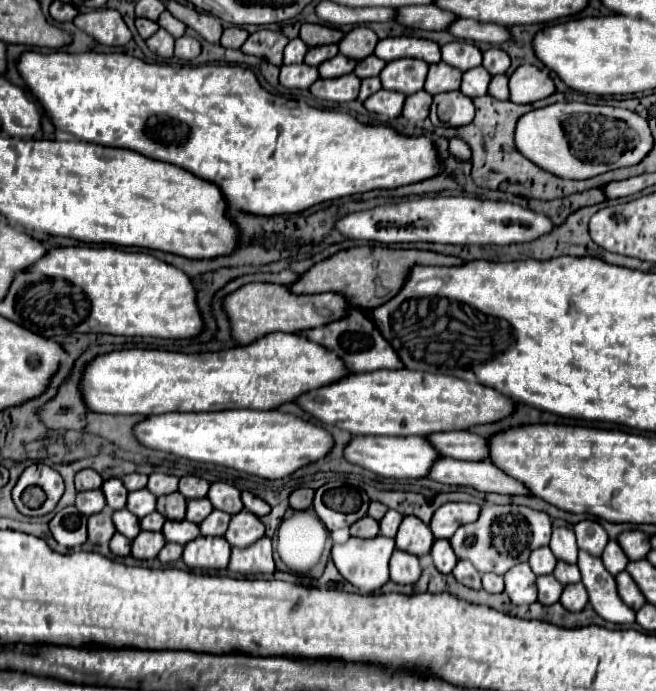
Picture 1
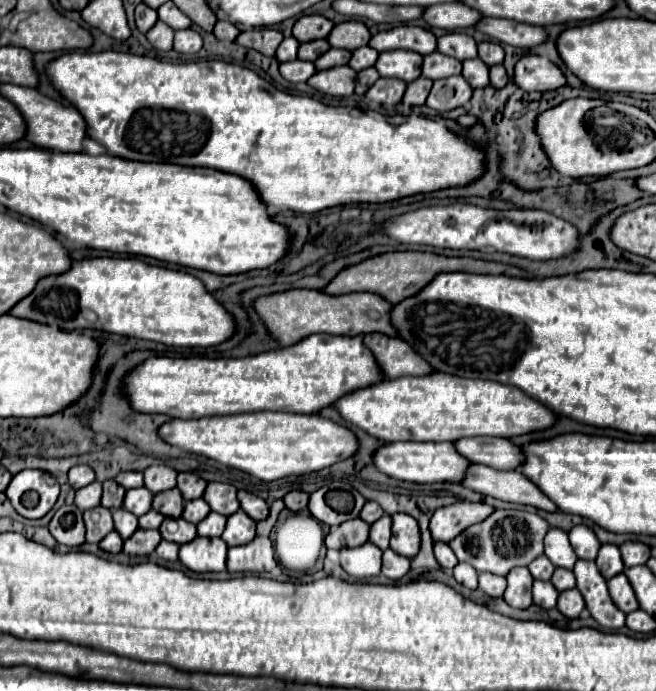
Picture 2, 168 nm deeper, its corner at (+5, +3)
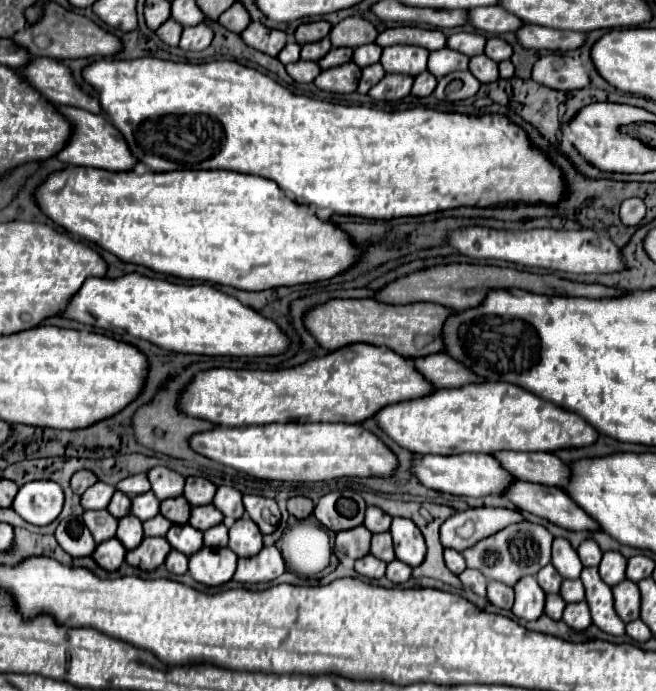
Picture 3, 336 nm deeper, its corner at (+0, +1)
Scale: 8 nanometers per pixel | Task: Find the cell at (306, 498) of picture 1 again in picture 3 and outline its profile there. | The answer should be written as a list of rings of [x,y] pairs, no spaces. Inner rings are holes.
[[[292,497],[288,501],[288,513],[294,515],[296,519],[306,519],[314,509],[314,503],[306,497]]]

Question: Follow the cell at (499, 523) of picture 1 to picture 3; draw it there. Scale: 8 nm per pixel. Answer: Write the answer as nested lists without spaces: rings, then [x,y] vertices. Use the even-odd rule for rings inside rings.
[[[520,521],[516,525],[508,525],[502,531],[480,539],[476,545],[468,547],[462,551],[466,565],[470,569],[478,569],[486,575],[488,581],[502,581],[506,585],[514,585],[520,577],[524,575],[536,575],[544,565],[550,563],[550,545],[552,545],[552,535],[546,527],[530,523],[530,521]]]

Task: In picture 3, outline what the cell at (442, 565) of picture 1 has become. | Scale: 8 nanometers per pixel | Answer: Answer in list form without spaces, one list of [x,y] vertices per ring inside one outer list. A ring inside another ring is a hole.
[[[444,549],[444,561],[446,561],[446,567],[456,575],[460,575],[466,569],[466,561],[464,561],[462,553],[458,553],[454,549]]]

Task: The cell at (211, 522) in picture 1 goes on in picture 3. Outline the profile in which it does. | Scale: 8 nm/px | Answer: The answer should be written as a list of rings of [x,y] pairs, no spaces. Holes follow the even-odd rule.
[[[222,523],[214,529],[204,531],[204,545],[206,547],[226,547],[228,545],[228,527]]]

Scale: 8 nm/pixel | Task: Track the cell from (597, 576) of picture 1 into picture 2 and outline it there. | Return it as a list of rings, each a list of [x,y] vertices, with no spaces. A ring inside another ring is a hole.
[[[577,561],[573,569],[577,577],[577,589],[581,591],[591,617],[605,629],[621,629],[625,625],[625,613],[621,613],[607,593],[607,581],[599,573],[595,561]]]

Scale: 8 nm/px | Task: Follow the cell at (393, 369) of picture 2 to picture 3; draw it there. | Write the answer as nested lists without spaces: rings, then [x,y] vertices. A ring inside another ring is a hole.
[[[432,353],[410,361],[414,363],[416,371],[434,387],[460,387],[474,381],[484,381],[444,353]]]

